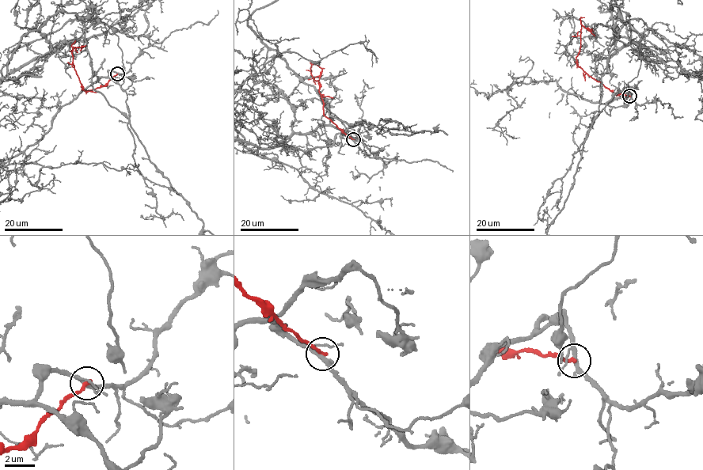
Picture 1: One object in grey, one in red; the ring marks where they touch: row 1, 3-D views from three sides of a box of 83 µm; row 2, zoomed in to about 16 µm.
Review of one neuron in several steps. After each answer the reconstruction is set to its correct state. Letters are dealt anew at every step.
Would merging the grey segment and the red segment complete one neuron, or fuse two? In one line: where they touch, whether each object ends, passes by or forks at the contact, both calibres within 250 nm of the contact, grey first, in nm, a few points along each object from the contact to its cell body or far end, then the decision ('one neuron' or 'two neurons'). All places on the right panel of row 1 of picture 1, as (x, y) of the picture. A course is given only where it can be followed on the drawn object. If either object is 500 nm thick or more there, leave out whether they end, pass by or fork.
at (629, 96); grey forks there; red ends there; 240 nm thick on the grey side, 240 nm on the other; red runs (629, 96), (615, 93), (578, 66), (576, 56), (580, 47), (580, 21), (592, 29), (594, 36); two neurons

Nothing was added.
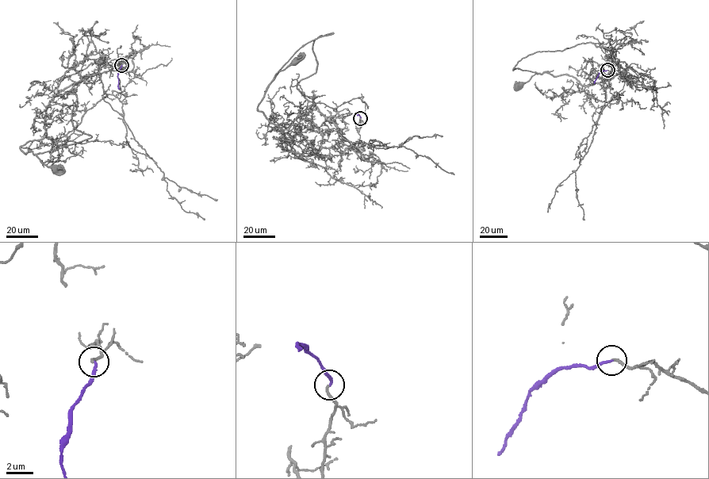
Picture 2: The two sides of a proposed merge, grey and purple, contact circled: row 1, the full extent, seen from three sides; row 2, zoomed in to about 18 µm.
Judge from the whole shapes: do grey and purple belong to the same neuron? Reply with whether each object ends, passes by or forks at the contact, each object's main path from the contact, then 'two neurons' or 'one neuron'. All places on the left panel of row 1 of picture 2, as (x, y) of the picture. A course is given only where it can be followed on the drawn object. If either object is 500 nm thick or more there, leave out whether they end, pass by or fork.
grey ends; purple ends; course grey (121, 64), (59, 91), (46, 111), (45, 136), (21, 146), (55, 169); course purple (121, 64), (117, 75), (119, 89); one neuron

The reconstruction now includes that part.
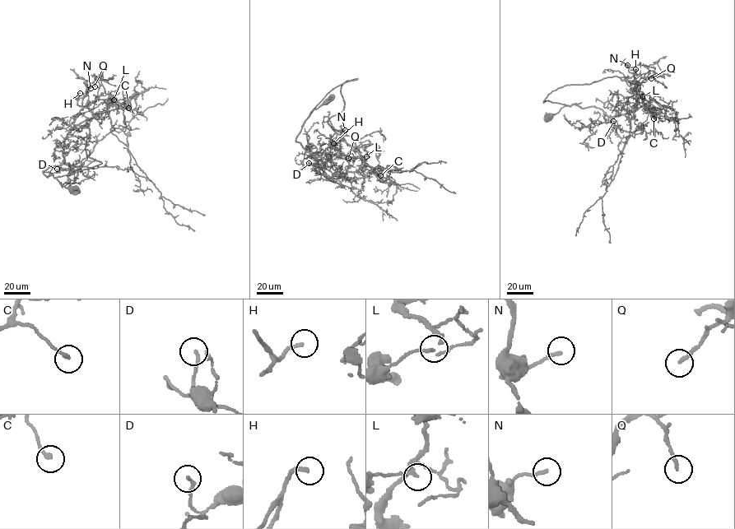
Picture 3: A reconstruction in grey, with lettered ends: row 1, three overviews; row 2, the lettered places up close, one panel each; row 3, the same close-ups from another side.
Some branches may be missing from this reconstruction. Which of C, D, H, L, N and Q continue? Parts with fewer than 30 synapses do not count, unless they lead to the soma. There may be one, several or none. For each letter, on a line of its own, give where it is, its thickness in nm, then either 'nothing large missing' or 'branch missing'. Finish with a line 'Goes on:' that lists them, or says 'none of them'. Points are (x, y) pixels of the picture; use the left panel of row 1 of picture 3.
C: (128, 108) | 160 nm | nothing large missing
D: (57, 169) | 160 nm | nothing large missing
H: (80, 93) | 190 nm | branch missing
L: (113, 99) | 120 nm | nothing large missing
N: (90, 88) | 180 nm | nothing large missing
Q: (95, 86) | 170 nm | nothing large missing
Goes on: H

